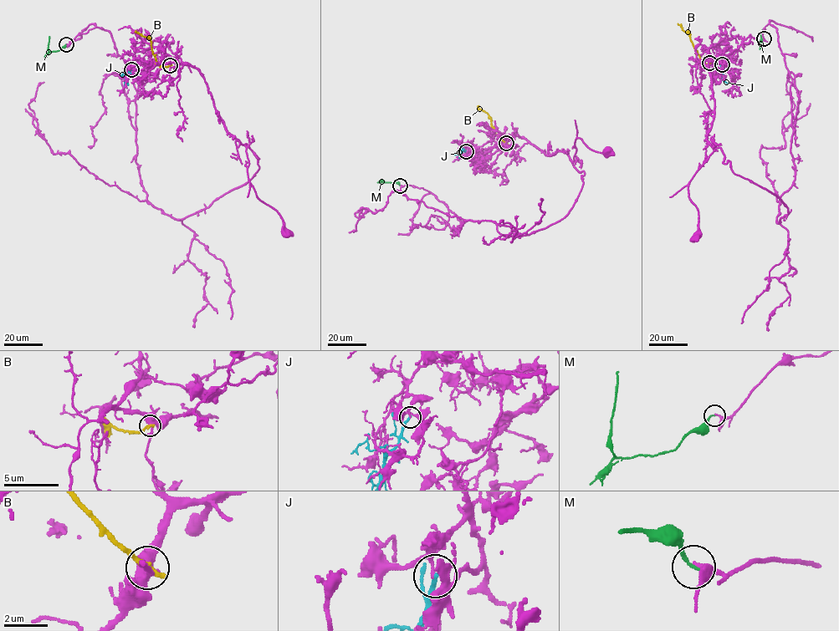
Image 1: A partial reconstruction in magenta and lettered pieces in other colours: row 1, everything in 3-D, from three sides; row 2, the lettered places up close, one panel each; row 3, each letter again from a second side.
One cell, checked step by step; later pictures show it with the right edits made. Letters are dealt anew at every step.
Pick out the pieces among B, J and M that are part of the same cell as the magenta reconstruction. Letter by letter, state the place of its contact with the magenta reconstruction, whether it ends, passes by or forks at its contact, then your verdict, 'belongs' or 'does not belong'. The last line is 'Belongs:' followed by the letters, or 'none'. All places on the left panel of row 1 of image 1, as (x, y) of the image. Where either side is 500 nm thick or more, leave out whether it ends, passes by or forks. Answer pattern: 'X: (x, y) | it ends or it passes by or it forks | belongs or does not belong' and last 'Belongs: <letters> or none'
B: (170, 65) | it ends | does not belong
J: (131, 69) | it ends | does not belong
M: (66, 44) | it ends | belongs
Belongs: M

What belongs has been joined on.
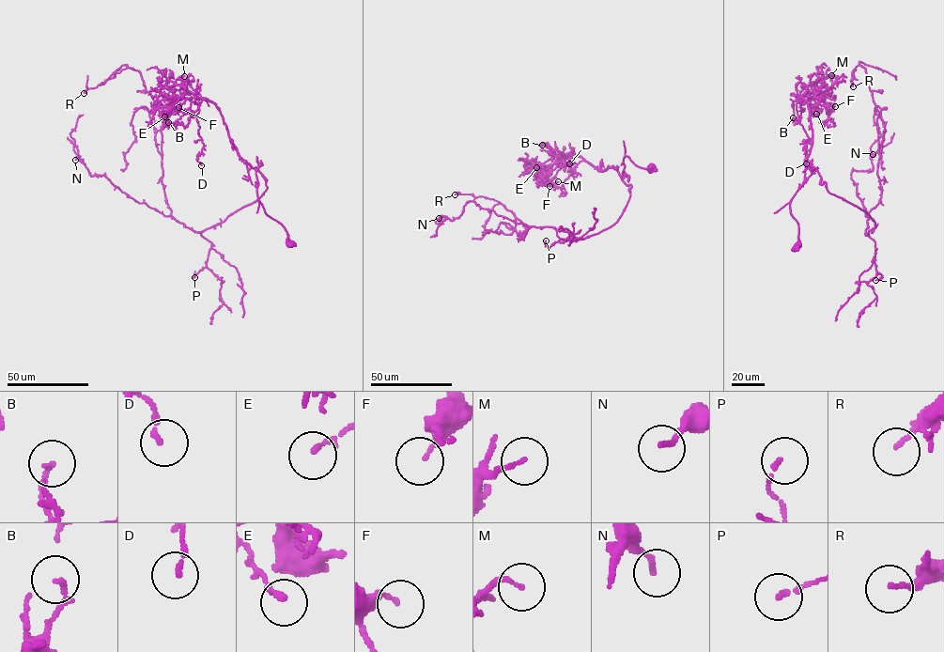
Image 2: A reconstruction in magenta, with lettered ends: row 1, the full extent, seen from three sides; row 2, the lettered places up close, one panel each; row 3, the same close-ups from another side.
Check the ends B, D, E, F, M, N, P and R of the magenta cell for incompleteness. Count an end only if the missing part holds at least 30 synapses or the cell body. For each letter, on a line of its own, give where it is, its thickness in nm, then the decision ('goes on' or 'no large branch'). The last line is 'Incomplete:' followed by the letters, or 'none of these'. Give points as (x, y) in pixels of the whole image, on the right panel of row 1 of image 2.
B: (793, 117) | 160 nm | no large branch
D: (806, 163) | 160 nm | no large branch
E: (816, 114) | 170 nm | no large branch
F: (835, 106) | 170 nm | no large branch
M: (831, 75) | 140 nm | no large branch
N: (873, 154) | 140 nm | no large branch
P: (875, 280) | 150 nm | no large branch
R: (853, 86) | 130 nm | no large branch
Incomplete: none of these

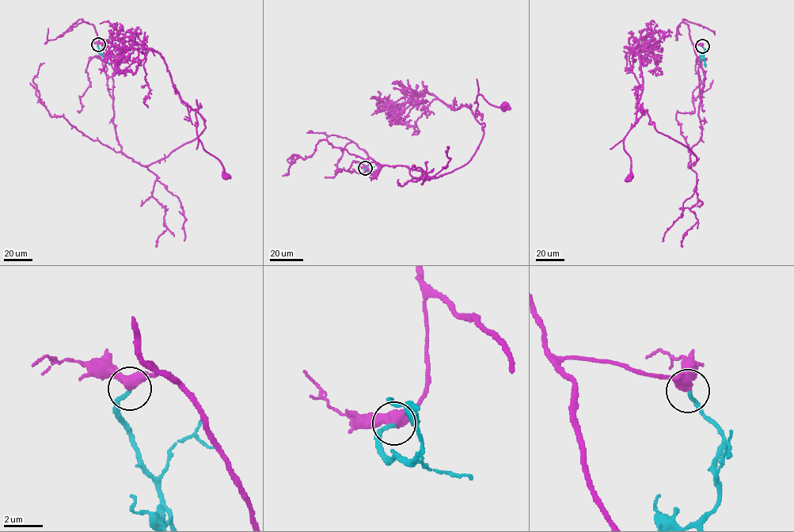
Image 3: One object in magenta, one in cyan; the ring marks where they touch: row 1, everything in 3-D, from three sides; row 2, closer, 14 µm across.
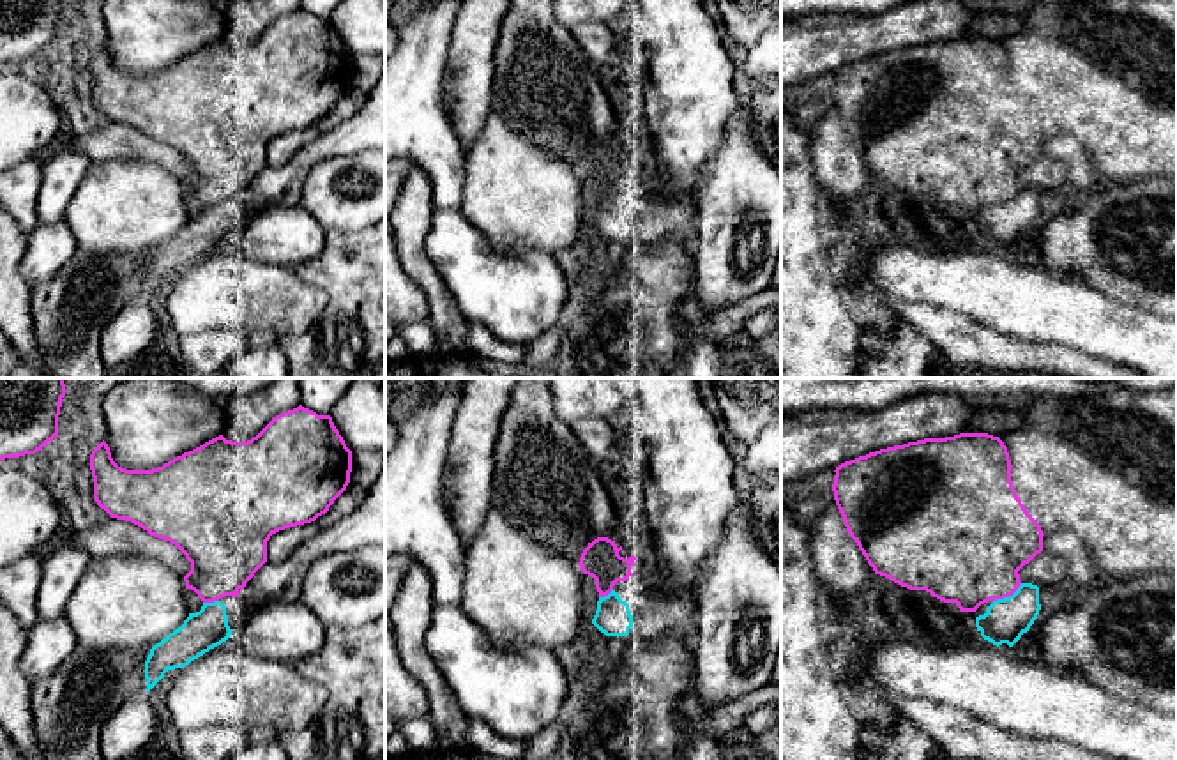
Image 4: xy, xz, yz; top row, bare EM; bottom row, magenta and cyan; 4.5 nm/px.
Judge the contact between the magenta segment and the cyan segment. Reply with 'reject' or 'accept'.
reject

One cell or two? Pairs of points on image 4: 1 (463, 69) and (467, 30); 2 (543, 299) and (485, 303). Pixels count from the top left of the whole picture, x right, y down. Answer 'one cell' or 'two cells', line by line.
1: one cell
2: one cell

